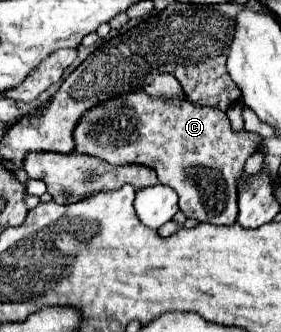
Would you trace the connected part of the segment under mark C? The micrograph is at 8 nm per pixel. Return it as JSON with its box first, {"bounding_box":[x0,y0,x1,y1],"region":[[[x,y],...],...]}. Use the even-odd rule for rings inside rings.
{"bounding_box":[75,89,263,225],"region":[[[143,89],[127,95],[111,97],[91,111],[83,113],[75,131],[75,153],[99,157],[111,165],[143,165],[157,173],[161,185],[173,187],[179,195],[179,207],[189,219],[211,225],[231,225],[237,221],[237,181],[243,173],[245,161],[259,151],[263,137],[251,131],[233,131],[227,115],[215,107],[199,107],[187,99],[167,99],[147,95]]]}

